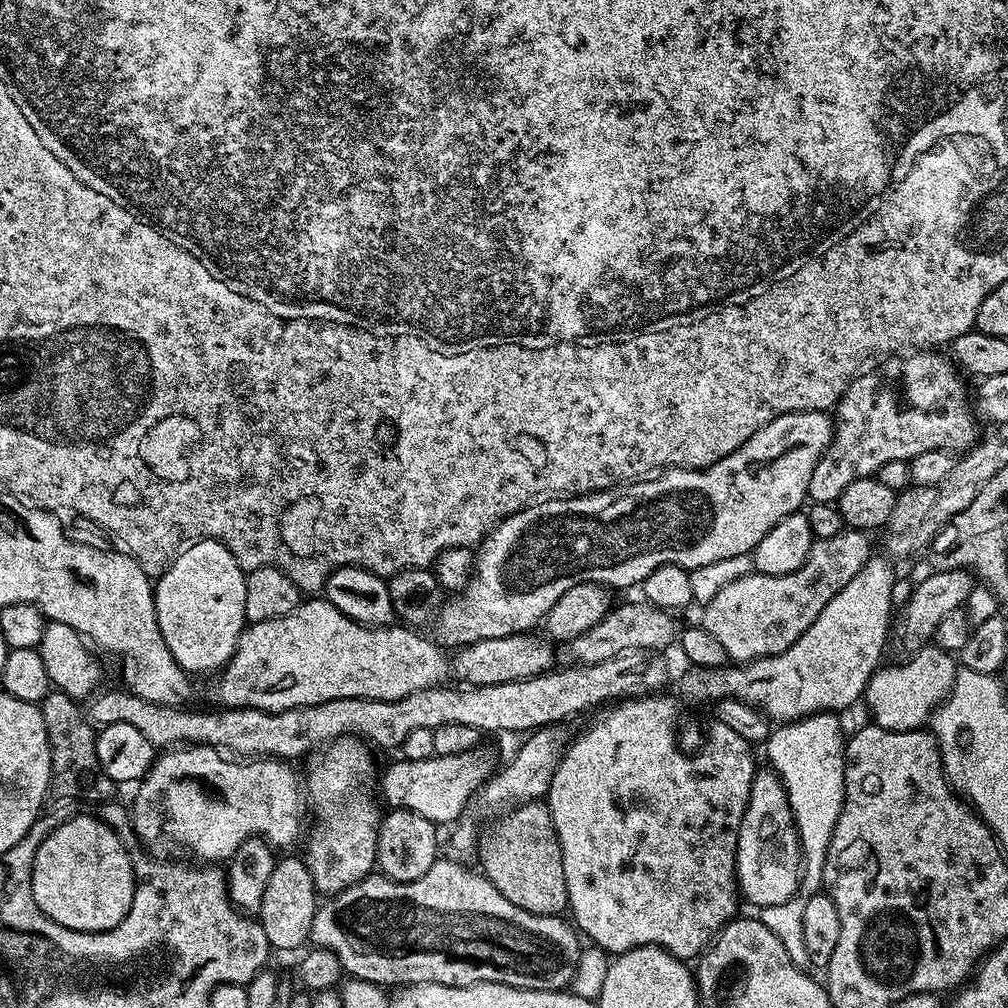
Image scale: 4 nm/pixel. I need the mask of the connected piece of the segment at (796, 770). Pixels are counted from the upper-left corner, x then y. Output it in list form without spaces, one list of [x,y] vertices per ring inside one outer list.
[[[815,712],[801,720],[781,723],[768,733],[762,748],[768,755],[771,771],[782,782],[790,802],[796,833],[800,839],[800,890],[791,900],[778,906],[759,909],[758,918],[766,930],[778,934],[778,942],[798,967],[809,967],[806,941],[802,935],[802,910],[805,898],[817,895],[824,882],[826,854],[830,838],[844,805],[844,746],[846,732],[840,729],[841,717],[835,712]]]

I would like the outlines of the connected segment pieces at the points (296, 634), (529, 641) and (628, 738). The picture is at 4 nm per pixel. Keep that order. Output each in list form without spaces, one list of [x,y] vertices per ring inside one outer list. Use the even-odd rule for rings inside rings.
[[[308,598],[290,614],[286,614],[282,618],[274,618],[273,620],[258,622],[257,624],[248,624],[245,627],[244,633],[241,634],[240,641],[236,647],[236,653],[228,659],[228,663],[224,665],[219,673],[218,679],[220,681],[216,684],[216,696],[221,700],[221,705],[224,708],[253,708],[263,712],[281,712],[291,708],[330,702],[338,698],[366,698],[367,700],[397,700],[398,698],[406,698],[406,694],[414,694],[418,690],[439,688],[447,681],[444,679],[447,678],[448,672],[450,676],[450,660],[449,657],[448,660],[444,657],[446,655],[445,649],[437,644],[435,639],[428,637],[427,640],[426,637],[420,635],[424,634],[407,626],[371,628],[368,624],[359,624],[350,618],[346,618],[346,614],[342,614],[342,610],[338,610],[338,606],[334,606],[326,598]]]
[[[517,634],[506,638],[490,638],[479,640],[473,644],[461,647],[454,656],[454,672],[461,676],[468,686],[482,684],[501,684],[525,680],[531,676],[540,676],[544,672],[553,671],[557,663],[552,653],[553,645],[540,634]],[[553,663],[553,664],[552,664]]]
[[[648,694],[643,698],[628,698],[623,702],[615,705],[616,709],[613,712],[608,712],[605,716],[600,716],[593,722],[592,728],[588,728],[580,737],[573,739],[568,747],[564,749],[564,757],[558,762],[558,766],[554,770],[554,776],[550,782],[550,790],[546,797],[546,803],[550,810],[550,818],[554,822],[554,830],[558,834],[558,842],[562,846],[562,870],[566,874],[566,890],[568,891],[568,908],[572,912],[571,919],[574,921],[575,927],[579,929],[585,937],[586,935],[592,939],[591,943],[597,948],[604,949],[609,954],[619,954],[621,952],[629,952],[635,948],[641,948],[647,944],[653,944],[655,948],[666,948],[670,954],[674,954],[679,960],[692,962],[699,957],[700,953],[707,949],[708,945],[715,940],[718,933],[727,926],[728,921],[737,915],[736,900],[738,901],[738,889],[736,887],[736,843],[738,842],[738,830],[740,823],[744,817],[744,811],[748,805],[750,798],[750,786],[752,780],[756,777],[758,765],[752,761],[753,745],[749,741],[742,739],[734,730],[730,730],[730,726],[719,722],[713,723],[713,728],[710,727],[706,732],[704,747],[695,754],[685,754],[680,751],[676,745],[676,729],[678,727],[678,719],[676,720],[676,704],[672,700],[667,700],[664,694]]]

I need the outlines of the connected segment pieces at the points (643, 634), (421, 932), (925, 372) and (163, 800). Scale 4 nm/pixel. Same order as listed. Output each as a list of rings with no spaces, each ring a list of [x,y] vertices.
[[[639,602],[640,604],[624,604],[613,607],[598,622],[598,626],[590,626],[586,634],[570,641],[572,660],[582,664],[606,662],[606,658],[614,658],[619,652],[633,652],[634,650],[650,650],[660,652],[677,643],[678,627],[677,617],[670,612],[655,608],[653,604]]]
[[[437,858],[434,866],[422,874],[422,878],[414,878],[405,884],[399,884],[397,880],[389,880],[383,874],[373,874],[366,879],[360,880],[354,886],[350,886],[344,892],[337,892],[331,898],[319,905],[314,914],[314,926],[310,937],[311,943],[318,948],[330,950],[340,959],[340,967],[349,977],[357,980],[365,980],[371,984],[389,986],[407,986],[410,984],[441,984],[442,986],[470,986],[471,984],[505,984],[515,988],[533,988],[534,990],[546,990],[554,992],[564,990],[571,985],[572,979],[576,976],[576,969],[580,966],[582,947],[580,948],[581,937],[577,929],[563,915],[539,916],[530,914],[530,910],[522,910],[522,906],[514,906],[483,876],[479,871],[471,872],[463,868],[456,860],[444,860]]]
[[[916,350],[905,355],[904,361],[900,361],[900,358],[889,359],[884,362],[889,364],[873,372],[861,371],[848,385],[834,409],[830,446],[824,451],[818,466],[814,466],[814,474],[810,474],[808,500],[811,503],[833,503],[840,497],[842,490],[850,486],[850,482],[863,476],[875,476],[876,471],[886,466],[886,462],[913,460],[918,454],[926,454],[926,450],[968,450],[977,443],[981,433],[976,425],[978,416],[970,399],[970,388],[968,392],[959,367],[942,353],[940,350]]]
[[[190,744],[187,746],[177,746],[171,750],[161,751],[159,755],[157,755],[154,763],[152,763],[151,770],[149,770],[144,775],[144,779],[139,781],[138,787],[135,789],[135,791],[137,790],[136,801],[133,802],[132,808],[130,804],[130,824],[132,820],[133,826],[136,827],[137,834],[140,835],[141,838],[144,839],[145,842],[148,843],[150,847],[157,848],[157,850],[160,852],[185,852],[185,854],[188,855],[185,857],[191,858],[193,861],[196,861],[196,862],[203,862],[205,865],[208,865],[208,866],[216,866],[216,865],[219,865],[221,862],[227,862],[231,860],[234,853],[238,850],[238,846],[242,846],[242,842],[246,842],[248,839],[250,839],[251,836],[258,836],[267,840],[268,843],[272,845],[273,849],[281,850],[280,848],[290,848],[286,850],[292,850],[292,847],[294,847],[295,844],[299,842],[299,840],[301,843],[301,840],[302,840],[302,832],[300,836],[300,796],[302,800],[302,780],[301,780],[301,777],[300,777],[300,780],[298,777],[296,777],[296,772],[292,768],[295,768],[295,767],[293,767],[291,763],[288,763],[282,760],[277,760],[275,758],[244,758],[244,759],[241,759],[239,762],[237,762],[235,759],[229,758],[227,755],[225,755],[225,753],[214,748],[209,748],[207,744]]]

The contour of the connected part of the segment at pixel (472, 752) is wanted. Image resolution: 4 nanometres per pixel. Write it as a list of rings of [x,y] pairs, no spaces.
[[[477,746],[462,754],[446,754],[431,756],[421,760],[405,760],[397,758],[384,773],[379,773],[380,792],[384,795],[383,803],[389,809],[405,808],[414,814],[422,814],[432,824],[437,826],[452,826],[465,815],[468,803],[473,803],[474,797],[485,782],[497,771],[498,764],[492,761],[488,752]]]

